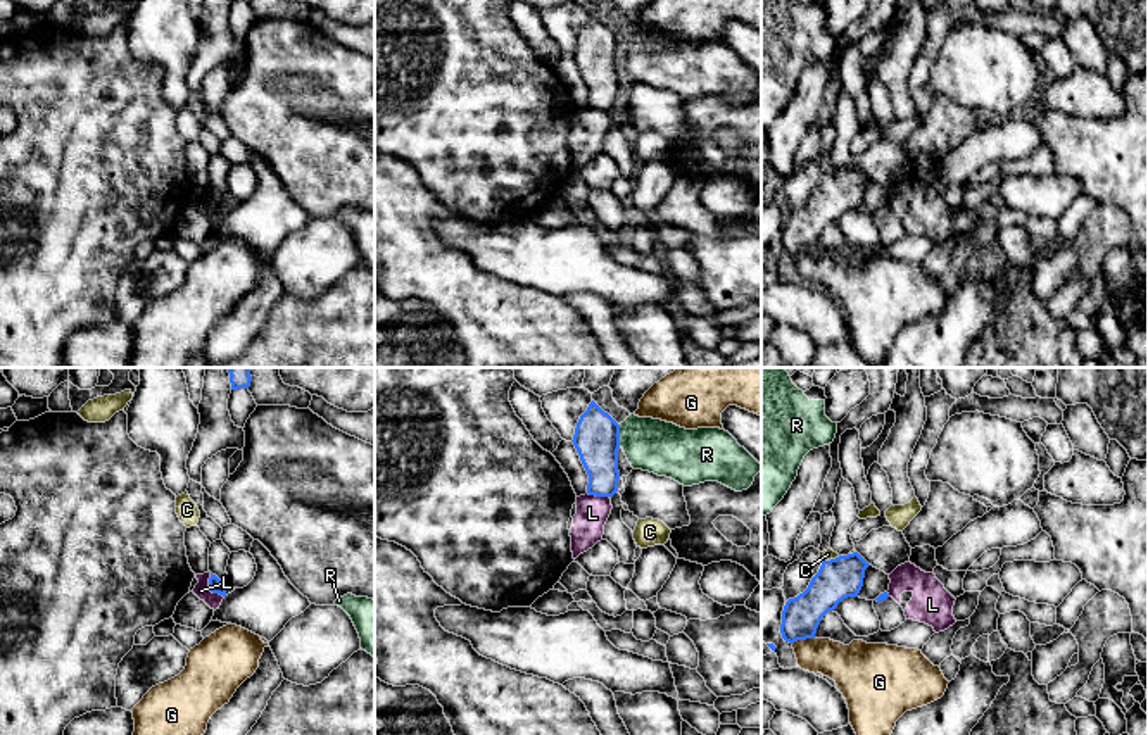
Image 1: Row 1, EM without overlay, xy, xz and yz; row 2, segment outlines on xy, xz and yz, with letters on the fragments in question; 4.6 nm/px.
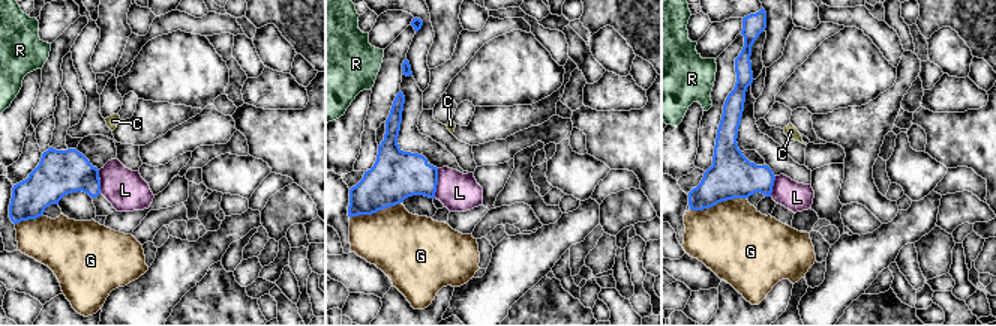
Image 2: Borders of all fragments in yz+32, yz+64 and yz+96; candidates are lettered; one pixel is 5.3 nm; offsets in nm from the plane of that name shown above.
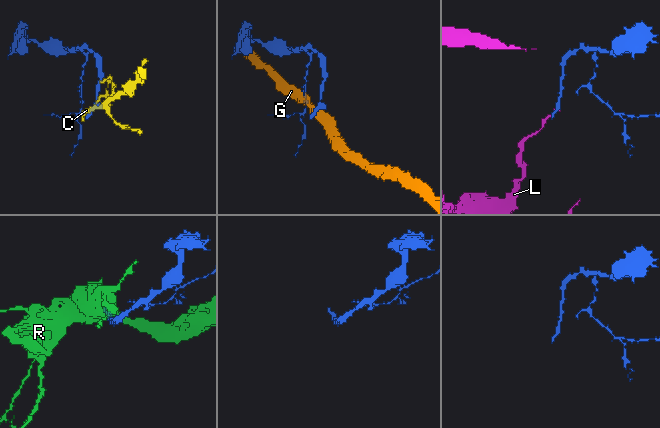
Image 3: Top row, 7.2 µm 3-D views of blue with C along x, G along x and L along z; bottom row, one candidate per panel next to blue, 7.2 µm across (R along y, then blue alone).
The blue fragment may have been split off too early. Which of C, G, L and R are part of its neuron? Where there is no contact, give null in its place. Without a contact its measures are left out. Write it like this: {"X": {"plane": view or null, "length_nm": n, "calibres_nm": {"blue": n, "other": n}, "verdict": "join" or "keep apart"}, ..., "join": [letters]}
{"C": {"plane": "yz", "length_nm": 90, "calibres_nm": {"blue": 190, "other": 50}, "verdict": "keep apart"}, "G": {"plane": "yz", "length_nm": 110, "calibres_nm": {"blue": 180, "other": 190}, "verdict": "keep apart"}, "L": {"plane": "xy", "length_nm": 140, "calibres_nm": {"blue": 70, "other": 70}, "verdict": "keep apart"}, "R": {"plane": "xz", "length_nm": 100, "calibres_nm": {"blue": 220, "other": 260}, "verdict": "keep apart"}, "join": []}

